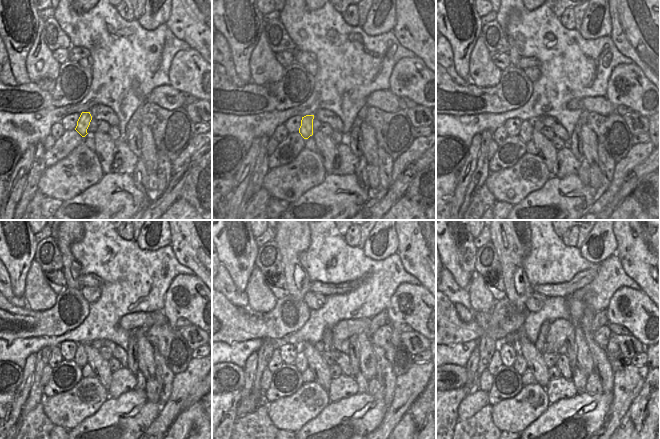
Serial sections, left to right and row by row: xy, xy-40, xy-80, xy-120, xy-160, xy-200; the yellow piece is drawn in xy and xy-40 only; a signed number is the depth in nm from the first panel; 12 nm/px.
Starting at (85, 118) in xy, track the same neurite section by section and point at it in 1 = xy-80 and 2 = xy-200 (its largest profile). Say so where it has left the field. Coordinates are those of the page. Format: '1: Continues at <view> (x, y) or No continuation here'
1: Continues at xy-80 (530, 129)
2: Continues at xy-200 (520, 365)

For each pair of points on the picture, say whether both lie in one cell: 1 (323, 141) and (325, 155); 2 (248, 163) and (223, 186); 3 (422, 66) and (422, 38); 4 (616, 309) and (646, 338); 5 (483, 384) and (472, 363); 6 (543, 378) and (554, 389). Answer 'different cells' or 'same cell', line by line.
1: same cell
2: different cells
3: different cells
4: same cell
5: different cells
6: different cells

